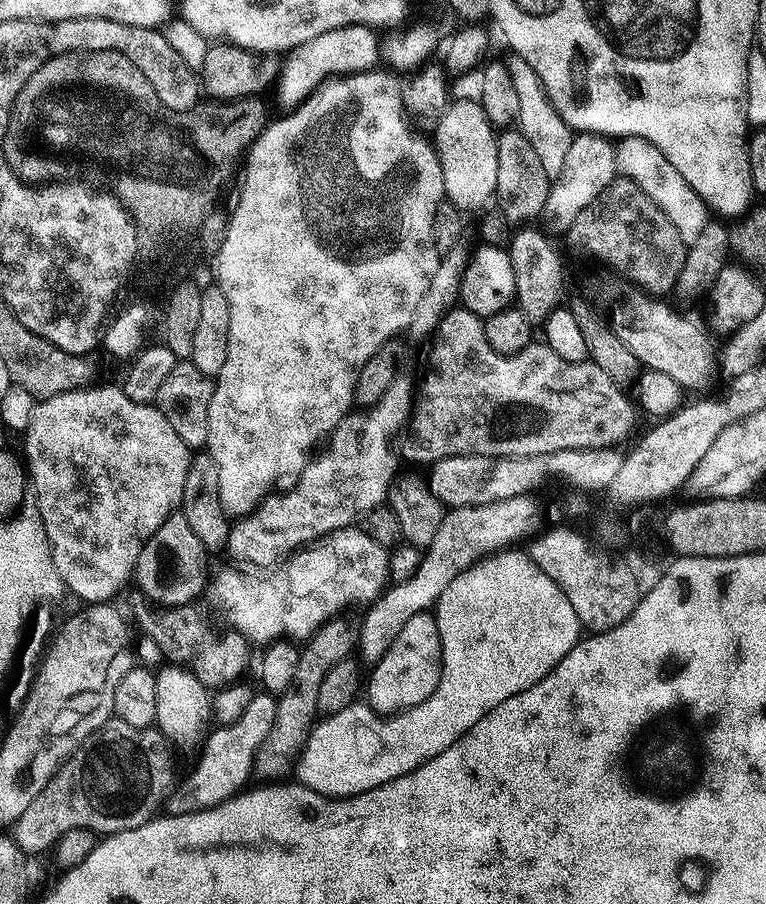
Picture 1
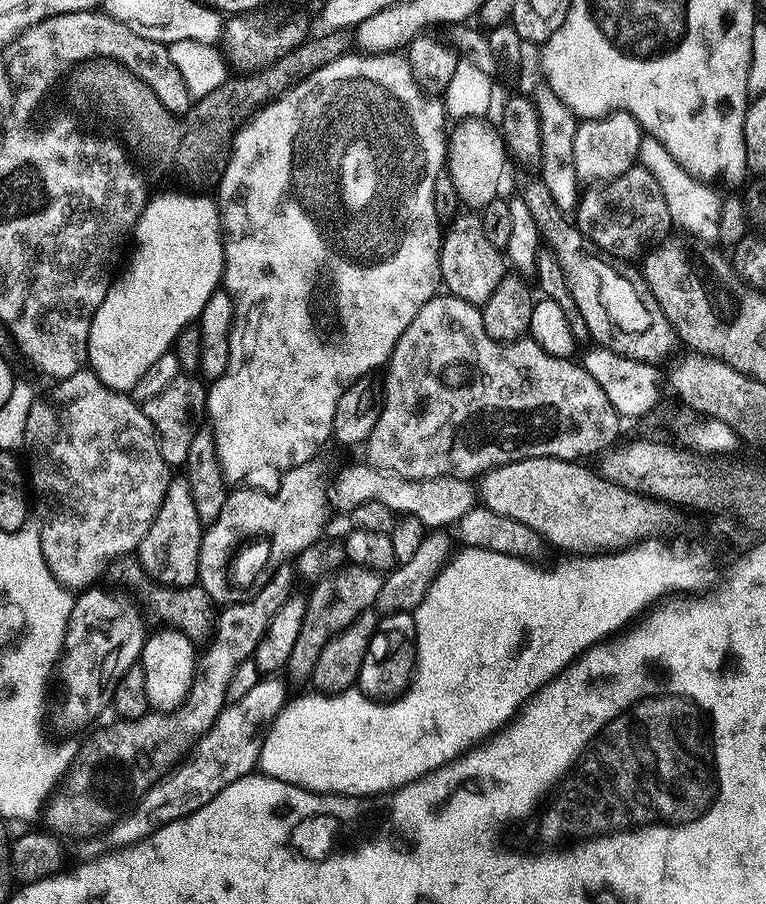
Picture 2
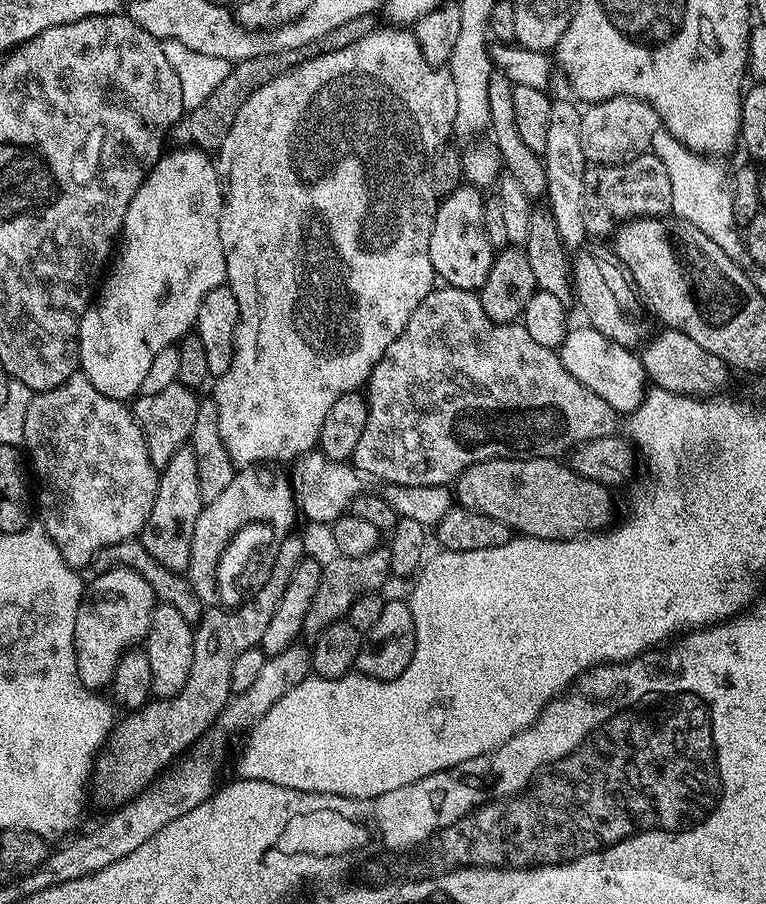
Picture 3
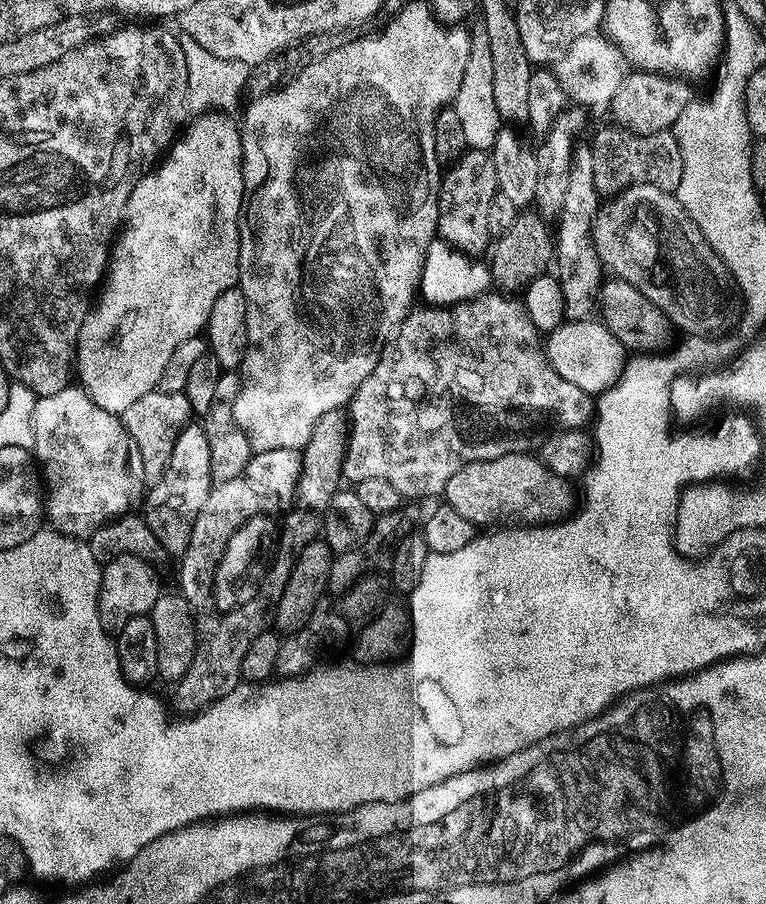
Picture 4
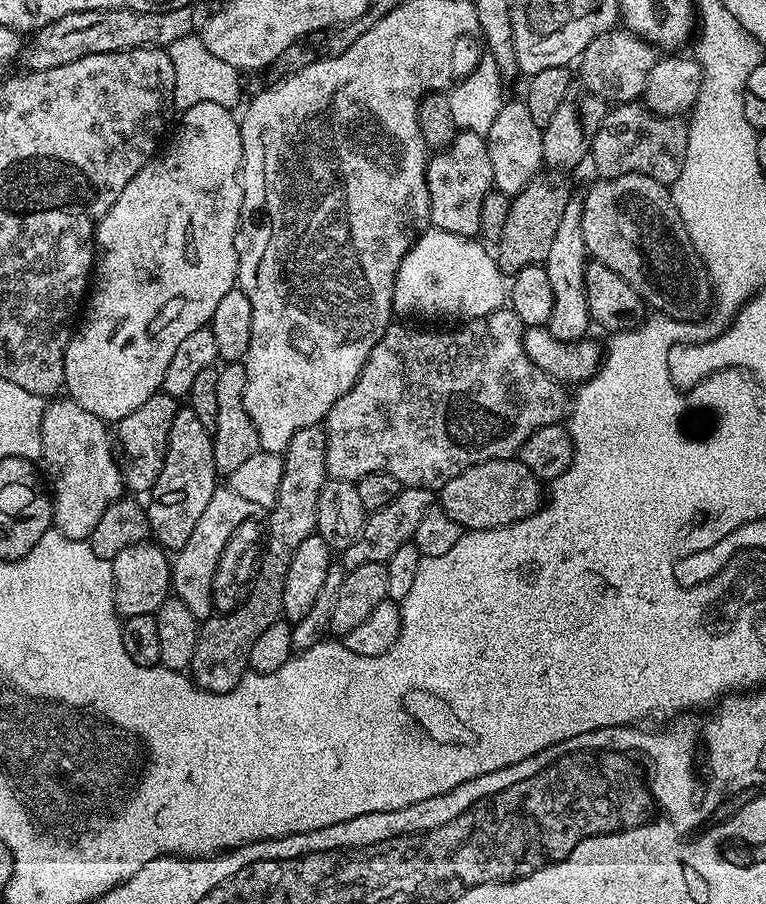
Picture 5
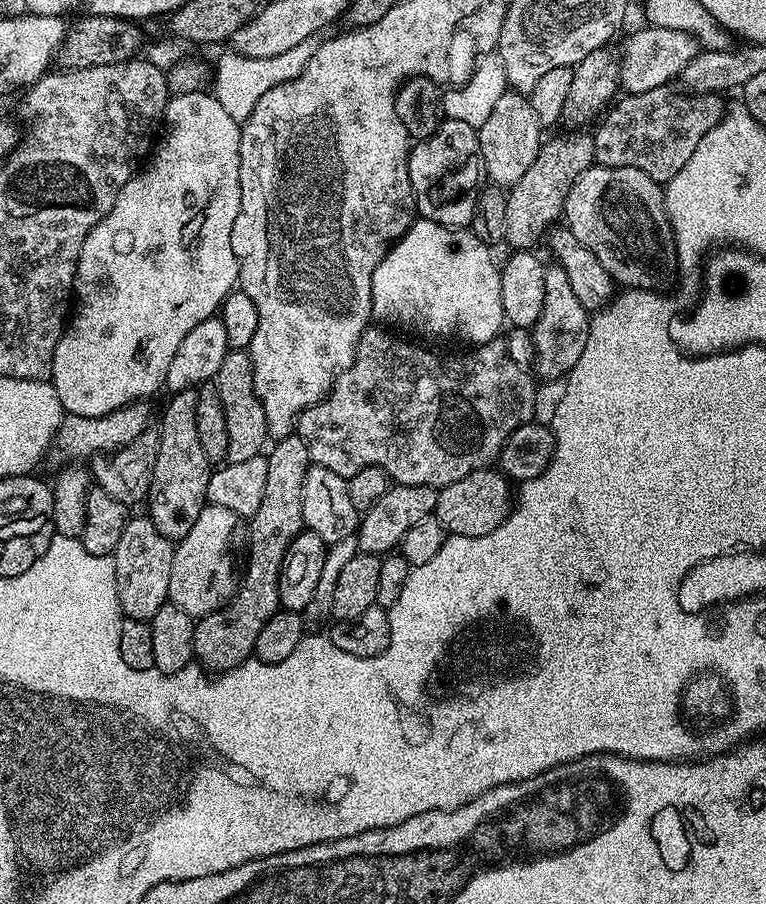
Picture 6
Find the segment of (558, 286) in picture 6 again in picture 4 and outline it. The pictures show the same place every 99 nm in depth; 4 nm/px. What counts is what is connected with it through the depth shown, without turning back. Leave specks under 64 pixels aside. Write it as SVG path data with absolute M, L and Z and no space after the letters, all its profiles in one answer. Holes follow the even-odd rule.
M577 143L572 153L571 168L568 174L569 186L566 200L558 213L560 229L554 232L554 275L560 281L564 295L564 307L569 313L584 314L588 303L593 303L602 283L602 265L592 241L592 223L602 203L596 194L592 174L592 150L587 143Z

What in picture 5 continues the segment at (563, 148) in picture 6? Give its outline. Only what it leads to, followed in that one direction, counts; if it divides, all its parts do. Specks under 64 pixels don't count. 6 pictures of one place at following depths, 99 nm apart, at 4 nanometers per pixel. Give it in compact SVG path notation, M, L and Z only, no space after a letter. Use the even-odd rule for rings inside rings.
M552 174L544 175L530 181L517 196L511 197L510 214L506 214L506 227L503 228L502 238L498 242L498 263L501 272L505 274L515 274L526 266L543 265L550 254L550 245L554 242L558 222L562 222L562 214L569 200L573 199L574 192L560 181L563 179Z

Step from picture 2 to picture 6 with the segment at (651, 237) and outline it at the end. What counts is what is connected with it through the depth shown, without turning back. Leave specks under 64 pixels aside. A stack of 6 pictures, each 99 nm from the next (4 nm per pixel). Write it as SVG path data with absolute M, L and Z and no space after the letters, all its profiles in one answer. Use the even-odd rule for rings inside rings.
M674 87L621 95L595 125L596 132L592 136L595 163L606 168L637 168L658 182L672 180L674 174L678 174L678 170L690 162L690 154L694 154L698 142L706 138L706 134L715 128L726 111L723 95Z

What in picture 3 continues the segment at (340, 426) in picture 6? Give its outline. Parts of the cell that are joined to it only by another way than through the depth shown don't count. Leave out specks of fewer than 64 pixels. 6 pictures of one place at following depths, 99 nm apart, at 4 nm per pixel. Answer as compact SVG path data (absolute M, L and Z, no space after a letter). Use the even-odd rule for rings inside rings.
M447 286L433 287L426 298L410 314L410 322L390 342L386 354L374 366L374 370L368 376L366 385L366 399L368 401L368 417L366 418L366 430L362 430L362 438L358 438L358 446L354 446L354 454L350 461L353 468L365 477L380 480L384 484L397 484L398 486L434 486L442 484L451 485L456 477L462 475L465 468L474 466L478 462L487 460L501 460L502 458L514 458L515 456L546 456L559 457L576 447L577 444L613 435L617 431L616 420L618 413L594 390L582 386L574 374L570 374L560 365L559 355L553 349L546 346L538 346L530 334L526 334L523 323L496 324L490 318L486 318L486 310L482 310L482 302L476 292L467 292L461 288L449 288Z

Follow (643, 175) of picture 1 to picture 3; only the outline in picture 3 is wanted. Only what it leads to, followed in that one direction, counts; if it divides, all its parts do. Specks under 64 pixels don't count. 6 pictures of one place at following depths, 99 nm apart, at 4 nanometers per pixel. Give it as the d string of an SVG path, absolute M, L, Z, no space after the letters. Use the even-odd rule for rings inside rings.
M663 130L654 134L651 151L662 162L662 166L666 166L666 174L670 176L671 215L698 226L698 230L702 230L706 238L718 242L728 256L743 257L744 241L734 214L729 169L727 172L715 159L690 151L678 138Z

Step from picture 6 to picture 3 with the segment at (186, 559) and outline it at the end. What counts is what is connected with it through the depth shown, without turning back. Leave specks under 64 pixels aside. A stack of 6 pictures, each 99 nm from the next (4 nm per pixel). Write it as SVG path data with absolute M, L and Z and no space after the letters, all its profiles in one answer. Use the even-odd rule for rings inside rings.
M237 471L230 486L226 486L218 498L207 501L198 514L198 522L194 522L194 538L190 538L190 562L186 575L201 605L211 605L217 599L216 571L220 556L243 527L251 523L268 524L276 534L288 534L293 531L292 523L296 516L298 520L296 497L292 495L292 485L287 479L277 484L263 484L248 472L251 471Z

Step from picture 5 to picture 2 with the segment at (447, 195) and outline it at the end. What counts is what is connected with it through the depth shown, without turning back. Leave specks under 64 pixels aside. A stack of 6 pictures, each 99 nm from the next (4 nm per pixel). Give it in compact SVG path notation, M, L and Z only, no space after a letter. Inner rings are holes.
M479 215L460 216L452 225L447 225L440 242L440 278L443 287L449 293L458 298L462 298L471 304L482 306L498 290L498 284L506 275L506 260L501 249L490 246L490 238L486 238L486 230L482 230L482 222Z

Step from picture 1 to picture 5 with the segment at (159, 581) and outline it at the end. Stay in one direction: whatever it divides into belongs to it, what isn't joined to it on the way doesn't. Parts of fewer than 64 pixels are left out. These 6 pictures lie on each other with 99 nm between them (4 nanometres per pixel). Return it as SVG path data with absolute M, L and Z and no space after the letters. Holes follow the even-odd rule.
M177 407L174 422L170 425L166 458L162 462L156 485L146 500L148 526L155 543L165 550L179 550L186 546L198 517L202 515L202 510L206 510L206 505L218 487L216 479L218 473L214 466L210 429L202 426L202 421L192 408Z

